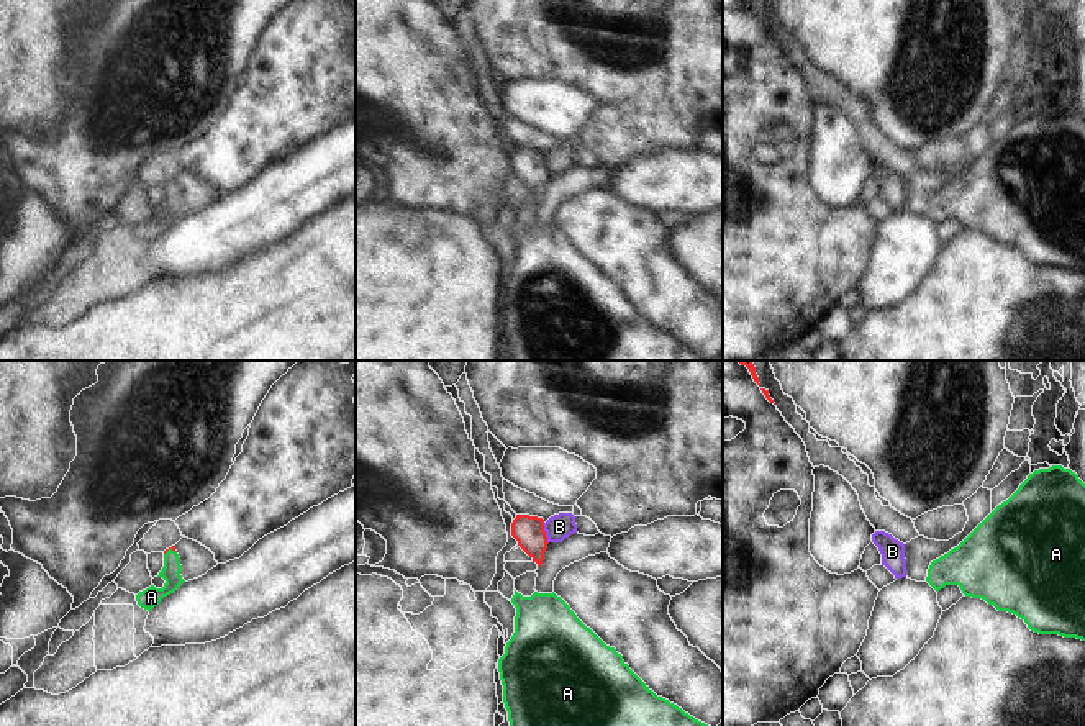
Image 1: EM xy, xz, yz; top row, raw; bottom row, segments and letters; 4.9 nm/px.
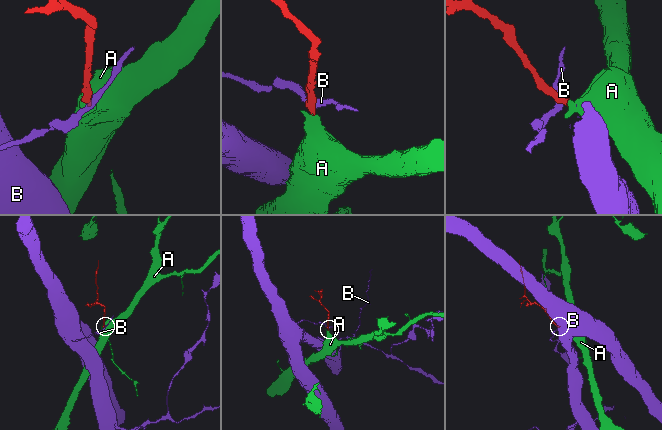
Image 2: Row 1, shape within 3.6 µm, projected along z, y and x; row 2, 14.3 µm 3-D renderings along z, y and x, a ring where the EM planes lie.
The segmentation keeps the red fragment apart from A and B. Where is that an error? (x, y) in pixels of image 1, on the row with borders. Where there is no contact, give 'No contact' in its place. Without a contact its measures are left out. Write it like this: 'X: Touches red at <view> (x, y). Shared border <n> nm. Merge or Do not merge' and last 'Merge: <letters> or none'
A: Touches red at xy (169, 548). Shared border 70 nm. Merge
B: Touches red at xz (544, 533). Shared border 110 nm. Do not merge
Merge: A.

